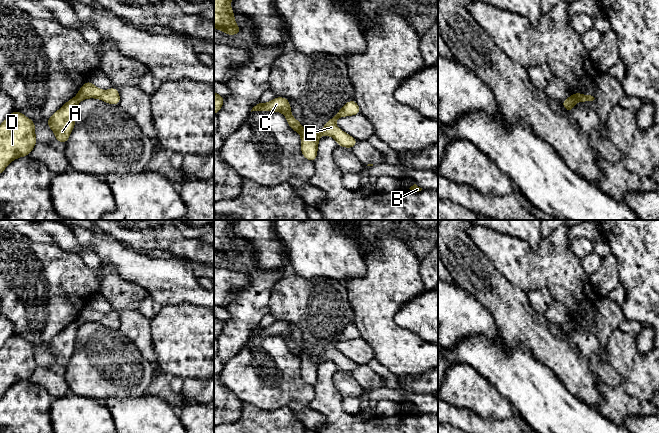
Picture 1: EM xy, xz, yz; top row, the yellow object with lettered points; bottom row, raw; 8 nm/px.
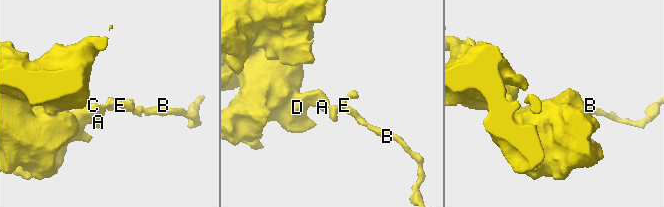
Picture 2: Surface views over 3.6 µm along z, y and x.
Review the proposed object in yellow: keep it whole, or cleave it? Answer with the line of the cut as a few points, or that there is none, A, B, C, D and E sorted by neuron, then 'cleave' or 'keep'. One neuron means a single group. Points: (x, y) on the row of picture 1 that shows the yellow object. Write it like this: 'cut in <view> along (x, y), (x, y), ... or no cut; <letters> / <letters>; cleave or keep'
cut in yz along (571, 96), (575, 102); A C D / B E; cleave

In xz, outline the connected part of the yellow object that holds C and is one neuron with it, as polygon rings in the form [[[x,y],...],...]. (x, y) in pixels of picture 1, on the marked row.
[[[276,97],[270,102],[263,104],[261,102],[258,102],[251,110],[252,111],[276,111],[281,112],[285,115],[289,127],[296,131],[301,132],[302,131],[302,125],[299,121],[297,121],[291,114],[291,107],[289,100],[284,97]]]

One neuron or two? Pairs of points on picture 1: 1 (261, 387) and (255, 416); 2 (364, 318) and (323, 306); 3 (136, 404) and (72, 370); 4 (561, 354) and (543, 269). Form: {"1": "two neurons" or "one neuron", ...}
{"1": "two neurons", "2": "two neurons", "3": "two neurons", "4": "two neurons"}

